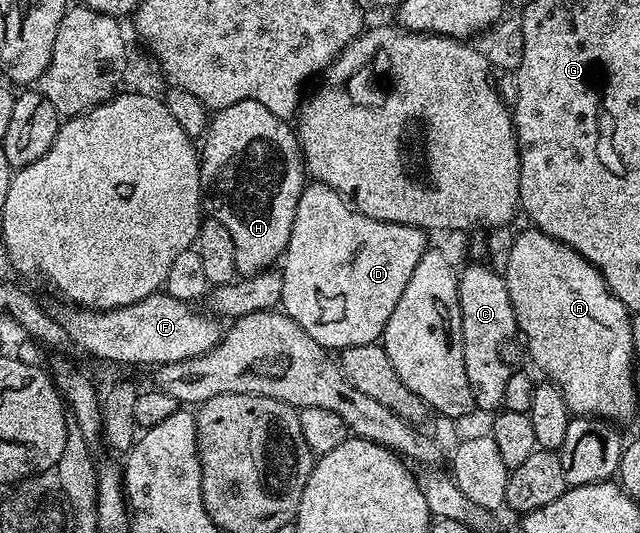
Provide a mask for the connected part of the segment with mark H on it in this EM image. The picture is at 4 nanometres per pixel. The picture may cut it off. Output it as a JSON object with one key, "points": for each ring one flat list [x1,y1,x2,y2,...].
{"points":[[242,100,211,115,199,155,202,206,211,218,230,231,230,237,234,240,237,275,257,274,275,267,288,246,294,212,306,185,304,156,300,152,295,129,285,119,274,116,270,108,254,100]]}

